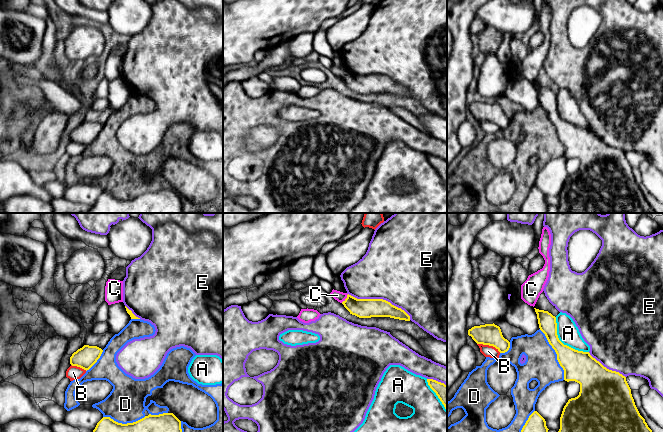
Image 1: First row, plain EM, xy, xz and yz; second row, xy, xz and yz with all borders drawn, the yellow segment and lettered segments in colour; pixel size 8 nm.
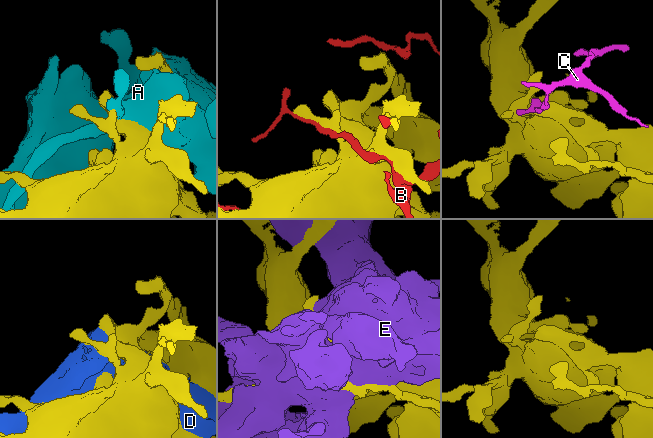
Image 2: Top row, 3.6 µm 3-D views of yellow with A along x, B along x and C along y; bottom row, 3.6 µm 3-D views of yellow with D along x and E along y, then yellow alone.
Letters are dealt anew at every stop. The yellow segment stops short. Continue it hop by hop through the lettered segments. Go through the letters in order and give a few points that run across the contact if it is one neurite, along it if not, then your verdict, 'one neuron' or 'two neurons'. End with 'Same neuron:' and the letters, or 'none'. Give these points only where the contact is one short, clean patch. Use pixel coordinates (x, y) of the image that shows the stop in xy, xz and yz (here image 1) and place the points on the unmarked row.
A: two neurons
B: two neurons
C: xz (348, 70), (341, 78) | two neurons
D: two neurons
E: two neurons
Same neuron: none

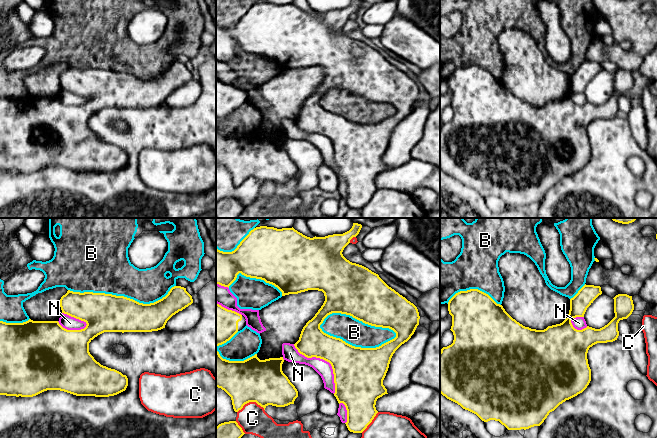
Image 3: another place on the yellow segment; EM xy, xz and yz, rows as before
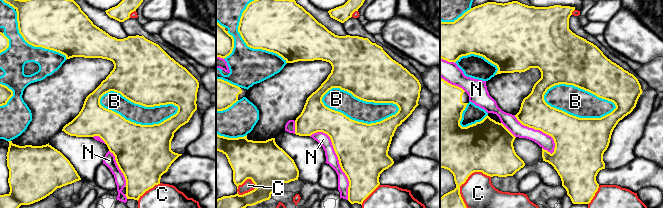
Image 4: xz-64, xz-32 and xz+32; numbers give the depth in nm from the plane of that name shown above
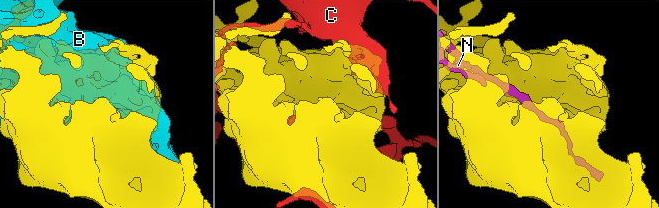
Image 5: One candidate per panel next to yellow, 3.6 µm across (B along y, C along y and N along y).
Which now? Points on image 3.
B: two neurons
C: two neurons
N: two neurons
Same neuron: none

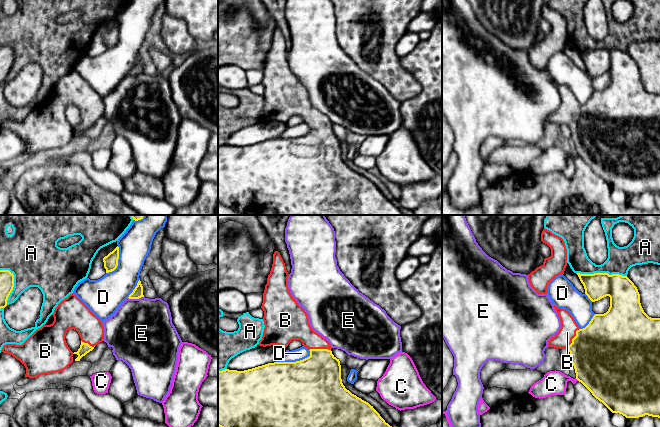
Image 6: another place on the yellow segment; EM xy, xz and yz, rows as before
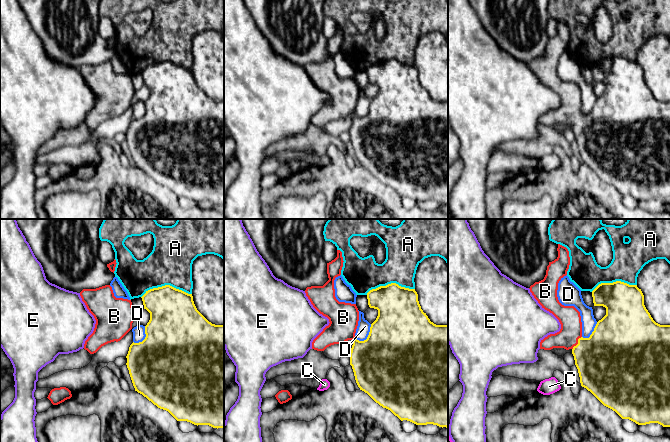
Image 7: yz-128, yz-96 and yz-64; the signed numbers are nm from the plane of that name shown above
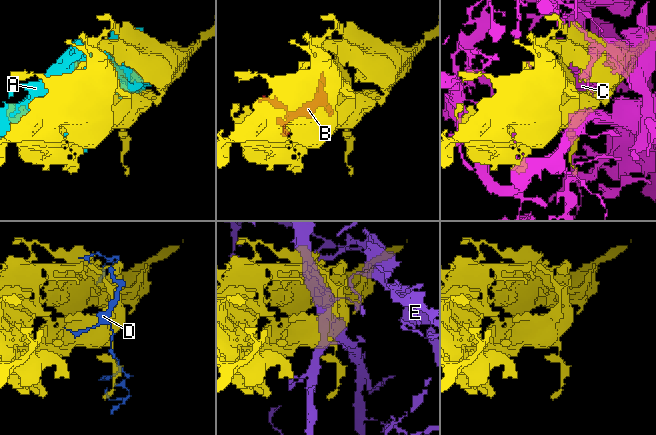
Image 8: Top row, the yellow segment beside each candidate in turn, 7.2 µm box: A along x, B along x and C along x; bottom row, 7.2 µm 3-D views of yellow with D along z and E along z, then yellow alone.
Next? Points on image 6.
A: two neurons
B: one neuron
C: two neurons
D: two neurons
E: two neurons
Same neuron: B

